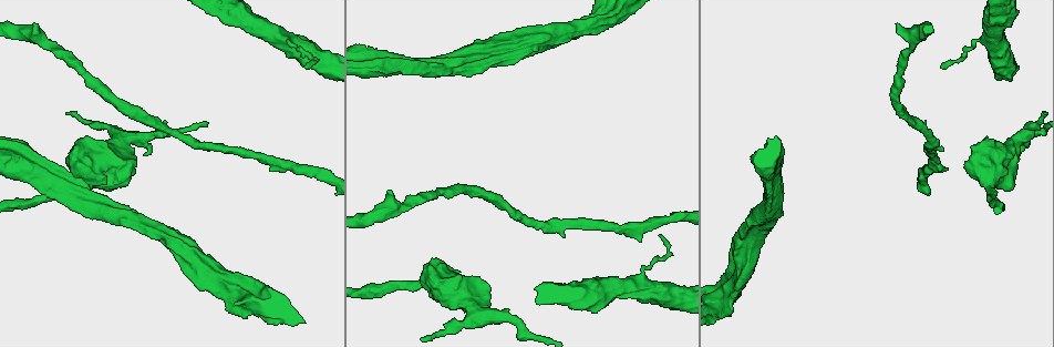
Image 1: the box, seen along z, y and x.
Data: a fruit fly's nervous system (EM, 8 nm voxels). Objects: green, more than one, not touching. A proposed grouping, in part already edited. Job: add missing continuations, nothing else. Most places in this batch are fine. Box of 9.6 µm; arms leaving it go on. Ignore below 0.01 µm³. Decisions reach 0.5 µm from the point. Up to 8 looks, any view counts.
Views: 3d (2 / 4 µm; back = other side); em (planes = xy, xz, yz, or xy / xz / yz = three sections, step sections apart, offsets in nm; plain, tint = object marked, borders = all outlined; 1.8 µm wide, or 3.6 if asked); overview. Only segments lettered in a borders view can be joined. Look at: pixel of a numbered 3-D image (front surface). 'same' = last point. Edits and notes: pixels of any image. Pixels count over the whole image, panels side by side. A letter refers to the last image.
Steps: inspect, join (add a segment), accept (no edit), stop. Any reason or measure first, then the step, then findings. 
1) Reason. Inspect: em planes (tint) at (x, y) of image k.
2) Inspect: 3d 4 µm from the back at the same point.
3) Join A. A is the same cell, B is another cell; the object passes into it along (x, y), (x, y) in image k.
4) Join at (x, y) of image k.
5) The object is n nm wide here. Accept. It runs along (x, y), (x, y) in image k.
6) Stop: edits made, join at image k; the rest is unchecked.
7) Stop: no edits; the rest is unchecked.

Three arms meet. Inspect: em xz step 8 (tint) at (633, 286) of image 1.

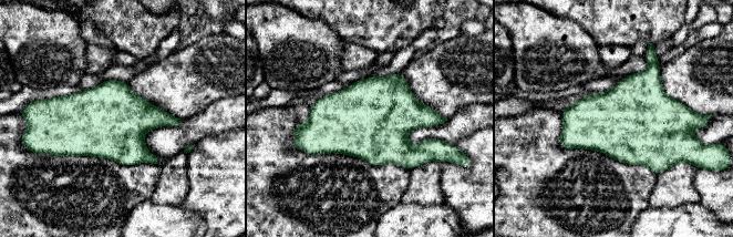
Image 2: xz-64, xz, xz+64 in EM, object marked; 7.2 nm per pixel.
Inspect: em planes (borders) at the same point.

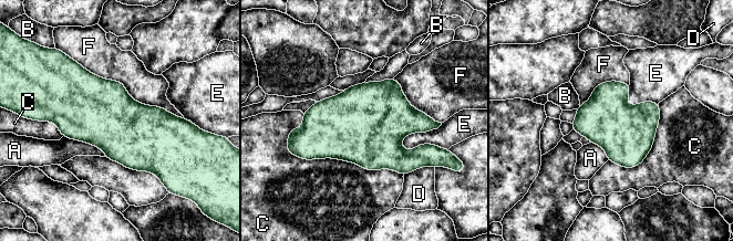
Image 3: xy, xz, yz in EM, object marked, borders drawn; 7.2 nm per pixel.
The object is 400 nm wide here; the longest contact is with F, 900 nm. Accept. A, B, C, D, E and F are other cells; none of them fits.

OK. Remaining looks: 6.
Free end. Inspect: em 3.6 µm planes (plain) at (303, 67) of image 1.

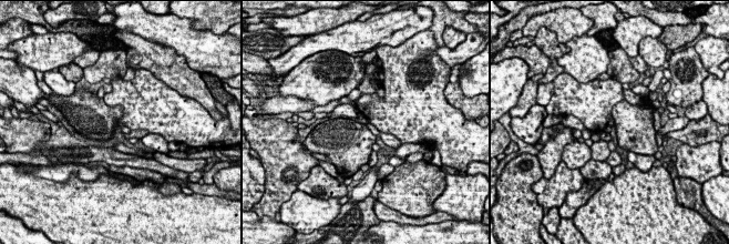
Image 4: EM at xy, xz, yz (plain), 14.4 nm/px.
See the neighbours. Inspect: em 3.6 µm planes (borders) at the same point.

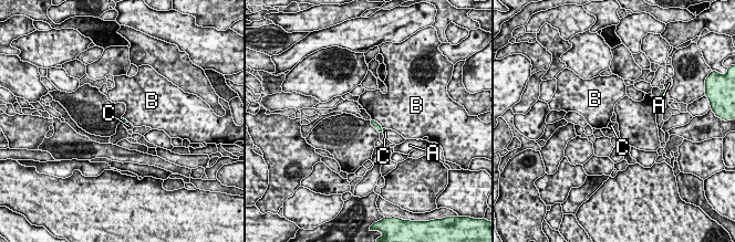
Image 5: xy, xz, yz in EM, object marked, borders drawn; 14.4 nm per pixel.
Accept. A, B and C are other cells; a border runs along (382, 128), (383, 133) in image 5; no lettered segment goes on from it.

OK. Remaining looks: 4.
Calibre changes. Inspect: em 3.6 µm yz step 16 (tint) at (100, 126) of image 1.

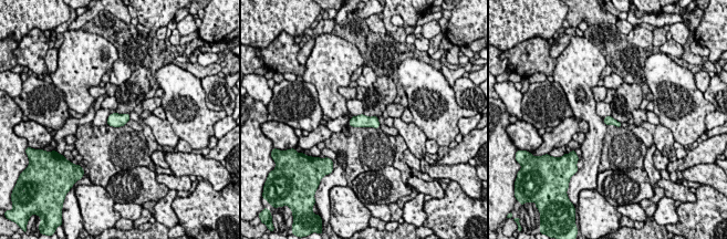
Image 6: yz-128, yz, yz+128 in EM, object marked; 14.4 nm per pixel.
Cut it another way. Inspect: em 3.6 µm planes (tint) at the same point.

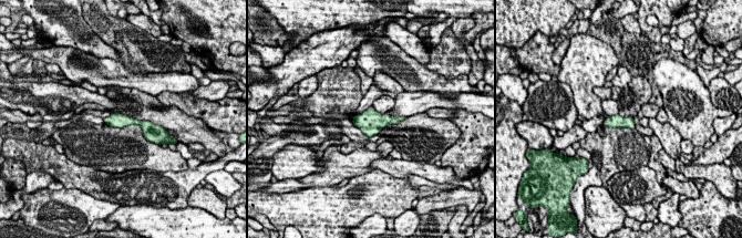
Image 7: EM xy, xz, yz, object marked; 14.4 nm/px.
What lies round it. Inspect: em 3.6 µm planes (borders) at the same point.

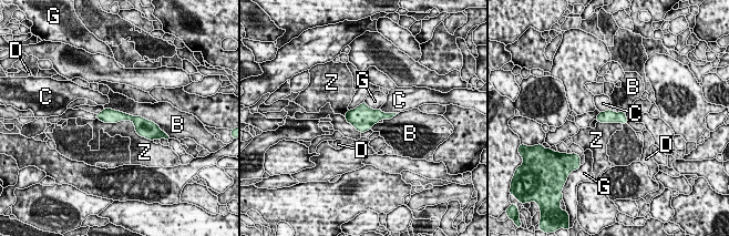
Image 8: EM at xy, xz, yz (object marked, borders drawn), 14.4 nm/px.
Accept. B, C, D, G and Z are other cells; a border runs along (96, 118), (131, 121), (147, 139) in image 8; none of them fits.

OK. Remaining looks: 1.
Stop: no edits; the rest is unchecked.

